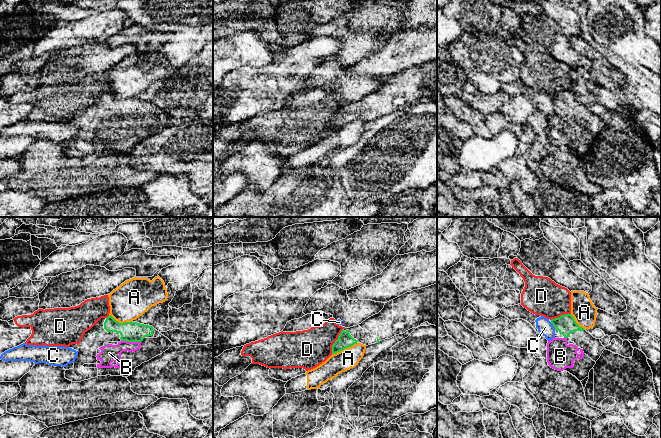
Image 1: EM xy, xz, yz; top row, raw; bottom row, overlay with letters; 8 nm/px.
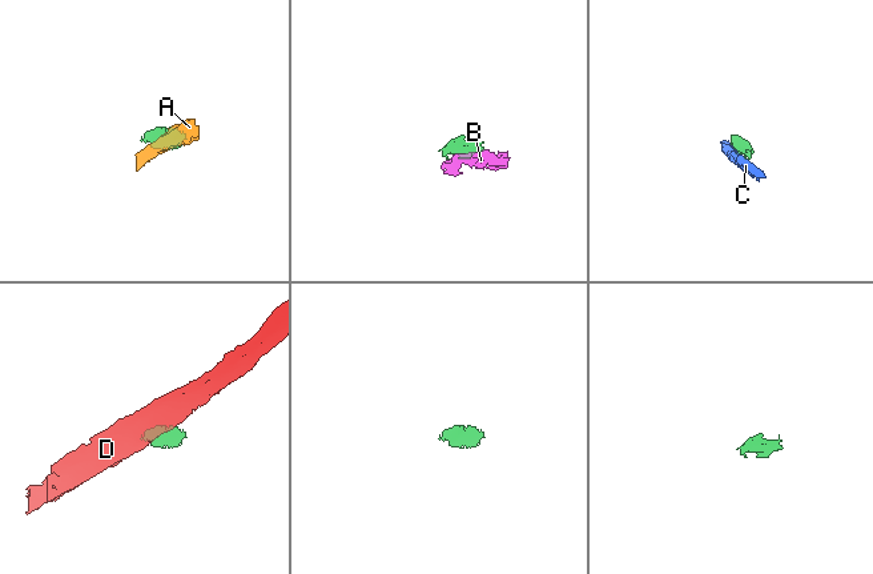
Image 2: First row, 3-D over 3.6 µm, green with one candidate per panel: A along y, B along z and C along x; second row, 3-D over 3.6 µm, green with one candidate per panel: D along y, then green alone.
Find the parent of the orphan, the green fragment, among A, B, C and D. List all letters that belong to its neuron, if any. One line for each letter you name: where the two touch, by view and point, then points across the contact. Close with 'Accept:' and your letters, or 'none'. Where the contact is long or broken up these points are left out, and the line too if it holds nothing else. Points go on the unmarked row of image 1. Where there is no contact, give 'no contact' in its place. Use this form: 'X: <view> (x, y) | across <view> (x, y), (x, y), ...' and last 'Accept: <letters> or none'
B: xy (131, 117)
Accept: B

